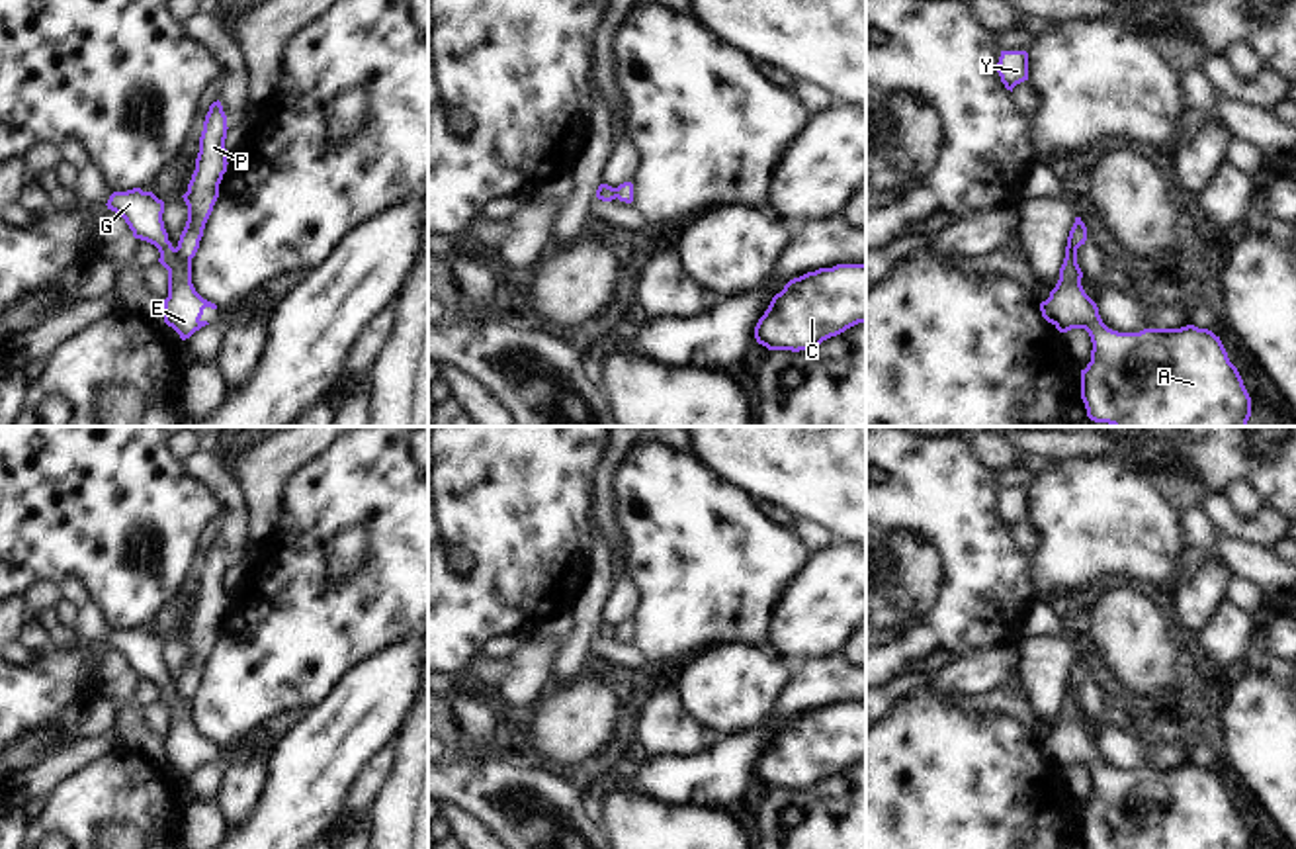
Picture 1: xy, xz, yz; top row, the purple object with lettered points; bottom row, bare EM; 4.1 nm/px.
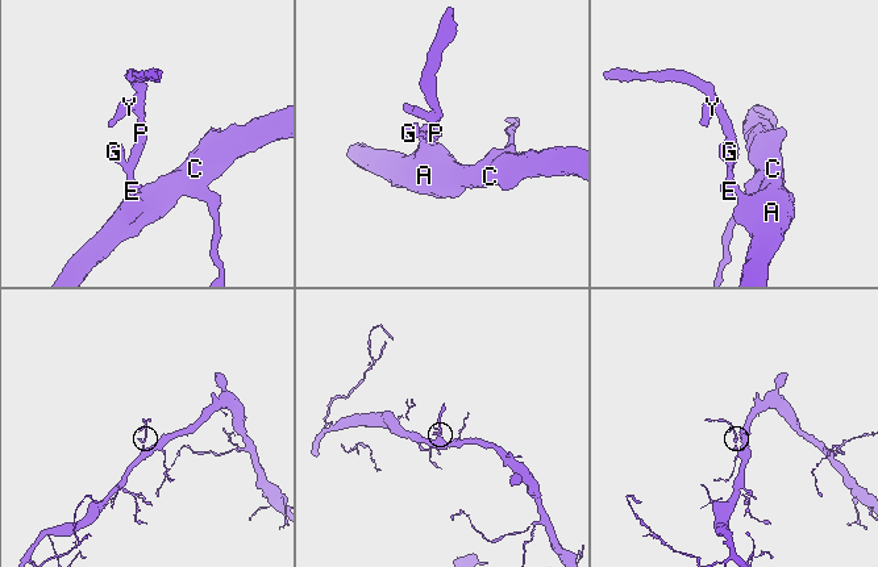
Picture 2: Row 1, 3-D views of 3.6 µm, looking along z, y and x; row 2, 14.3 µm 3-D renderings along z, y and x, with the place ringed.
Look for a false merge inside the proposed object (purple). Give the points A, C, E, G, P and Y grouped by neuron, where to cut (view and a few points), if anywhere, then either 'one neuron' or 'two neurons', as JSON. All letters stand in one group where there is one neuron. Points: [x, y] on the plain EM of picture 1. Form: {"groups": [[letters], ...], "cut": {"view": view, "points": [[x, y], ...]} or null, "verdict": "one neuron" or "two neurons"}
{"groups": [["A", "C", "E", "G"], ["P", "Y"]], "cut": {"view": "xy", "points": [[174, 687], [190, 697]]}, "verdict": "two neurons"}

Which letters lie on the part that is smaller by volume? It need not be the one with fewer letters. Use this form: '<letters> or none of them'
P, Y.

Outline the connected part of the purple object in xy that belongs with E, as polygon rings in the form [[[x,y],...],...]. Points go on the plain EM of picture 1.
[[[133,626],[127,630],[113,630],[106,644],[125,657],[135,677],[147,679],[158,687],[158,700],[168,708],[164,761],[172,765],[182,779],[209,763],[201,757],[203,747],[217,747],[217,743],[195,730],[192,722],[192,696],[182,696],[168,679],[162,659],[164,640],[152,630]]]

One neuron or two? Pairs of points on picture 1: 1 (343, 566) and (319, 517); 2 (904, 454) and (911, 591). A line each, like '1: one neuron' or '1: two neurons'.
1: two neurons
2: one neuron

